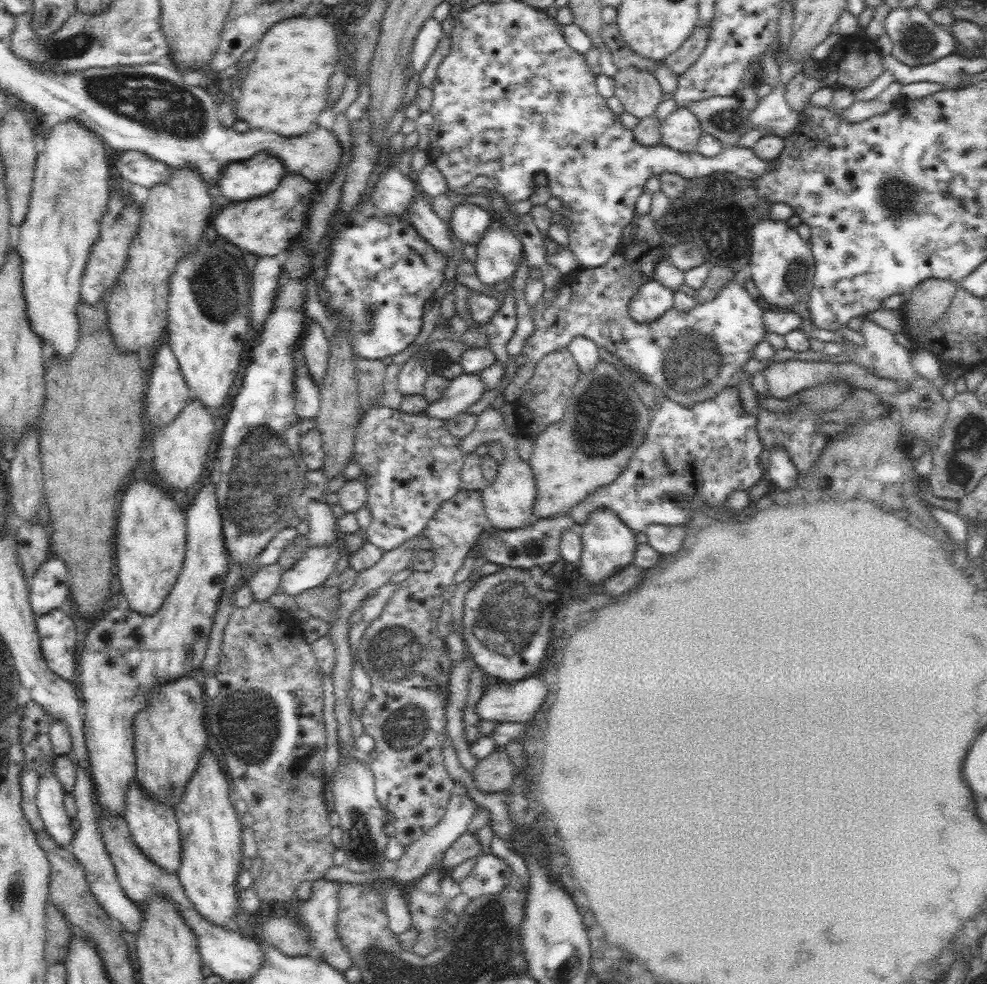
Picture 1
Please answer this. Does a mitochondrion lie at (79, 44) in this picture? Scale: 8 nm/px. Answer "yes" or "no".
yes

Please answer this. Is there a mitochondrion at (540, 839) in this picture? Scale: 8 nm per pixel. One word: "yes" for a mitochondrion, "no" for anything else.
no

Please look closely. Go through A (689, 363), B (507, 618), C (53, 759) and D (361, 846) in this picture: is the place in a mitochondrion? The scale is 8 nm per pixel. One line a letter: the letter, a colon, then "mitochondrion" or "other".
A: mitochondrion
B: mitochondrion
C: other
D: mitochondrion

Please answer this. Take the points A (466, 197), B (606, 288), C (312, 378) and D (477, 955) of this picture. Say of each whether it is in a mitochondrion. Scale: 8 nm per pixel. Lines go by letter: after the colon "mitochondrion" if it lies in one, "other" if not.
A: other
B: other
C: other
D: mitochondrion

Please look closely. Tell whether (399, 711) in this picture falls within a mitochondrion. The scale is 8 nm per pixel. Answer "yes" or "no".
yes

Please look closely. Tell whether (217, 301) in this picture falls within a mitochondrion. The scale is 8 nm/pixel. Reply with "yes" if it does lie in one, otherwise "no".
yes

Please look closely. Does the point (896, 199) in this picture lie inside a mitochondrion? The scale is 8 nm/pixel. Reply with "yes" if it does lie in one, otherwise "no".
yes

